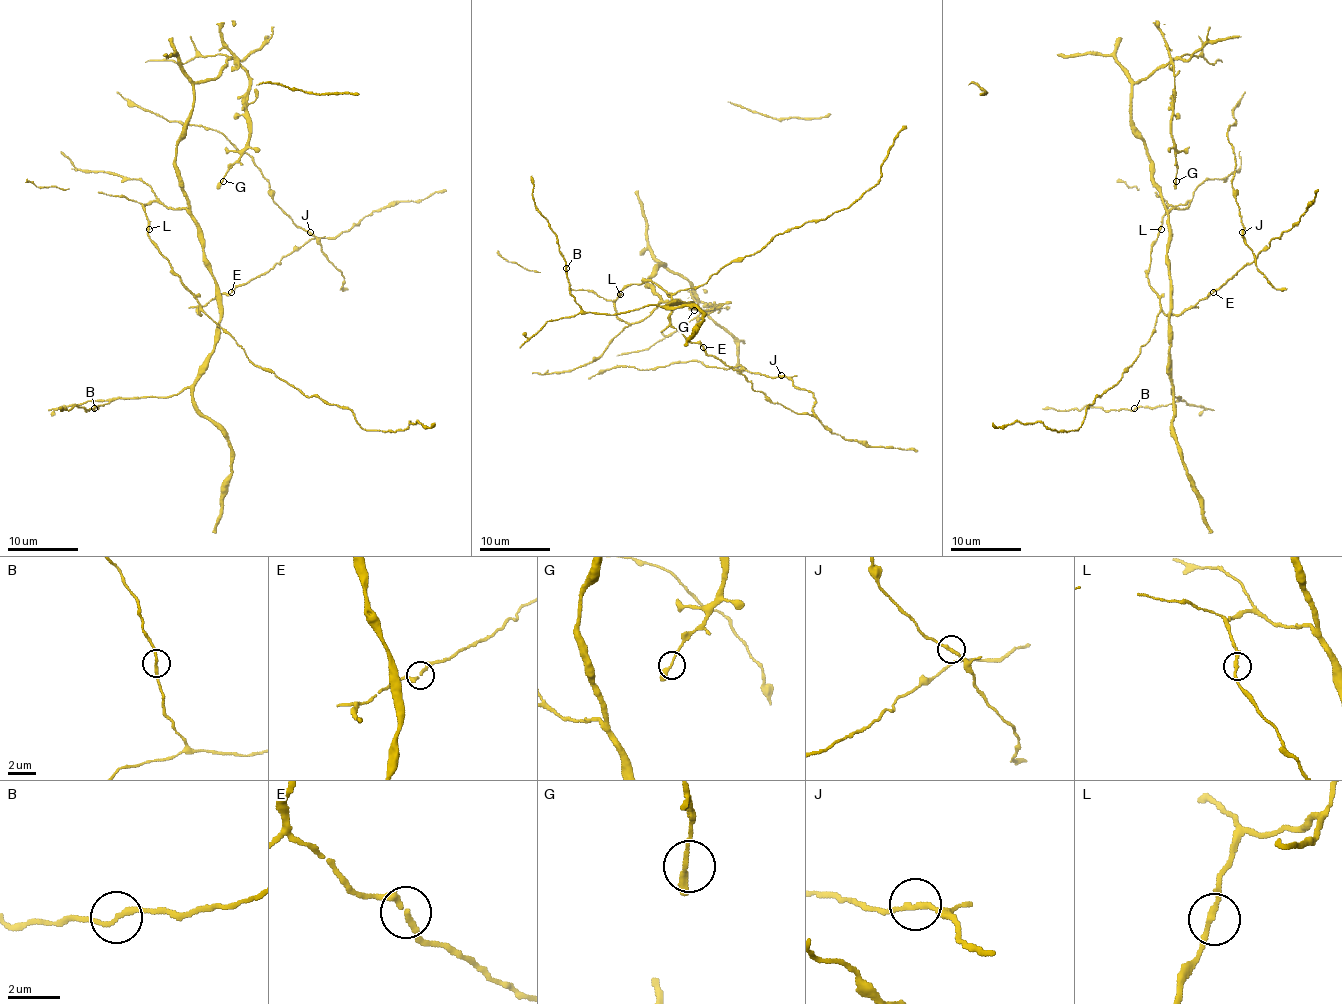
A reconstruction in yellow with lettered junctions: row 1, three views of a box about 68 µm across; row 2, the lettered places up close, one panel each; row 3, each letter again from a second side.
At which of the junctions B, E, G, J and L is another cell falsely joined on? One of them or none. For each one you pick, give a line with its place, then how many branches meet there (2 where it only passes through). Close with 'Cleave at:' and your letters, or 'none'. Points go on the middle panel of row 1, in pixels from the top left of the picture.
Cleave at: none

